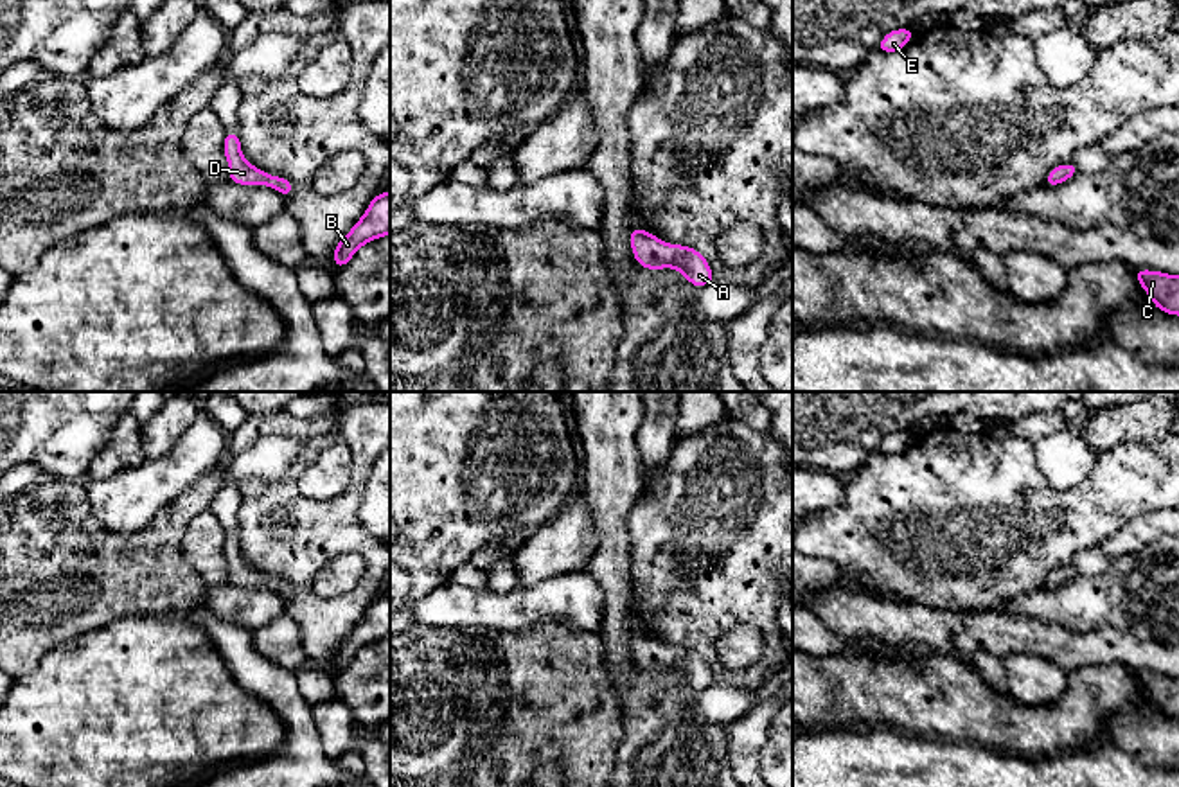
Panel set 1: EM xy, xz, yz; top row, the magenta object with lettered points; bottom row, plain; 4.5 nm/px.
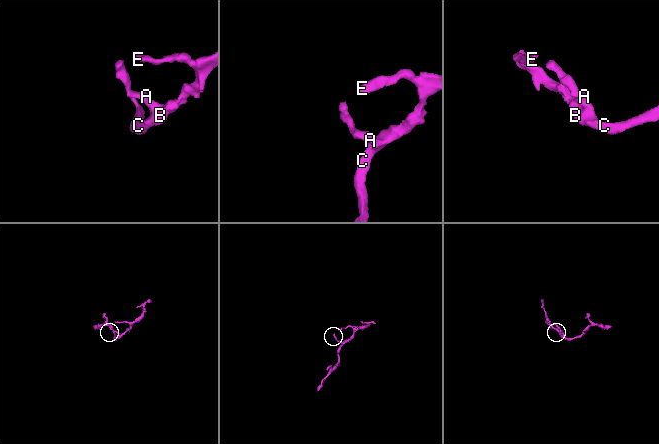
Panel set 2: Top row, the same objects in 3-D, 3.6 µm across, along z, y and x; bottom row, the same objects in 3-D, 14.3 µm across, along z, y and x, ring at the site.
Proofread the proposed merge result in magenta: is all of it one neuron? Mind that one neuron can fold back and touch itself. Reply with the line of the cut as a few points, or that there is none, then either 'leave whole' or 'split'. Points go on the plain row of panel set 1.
no cut | leave whole

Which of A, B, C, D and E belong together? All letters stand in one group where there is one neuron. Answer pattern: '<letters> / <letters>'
A B C D E

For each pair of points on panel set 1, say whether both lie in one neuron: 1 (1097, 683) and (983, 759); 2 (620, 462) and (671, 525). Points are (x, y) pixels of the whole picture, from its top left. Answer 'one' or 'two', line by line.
1: two
2: two

